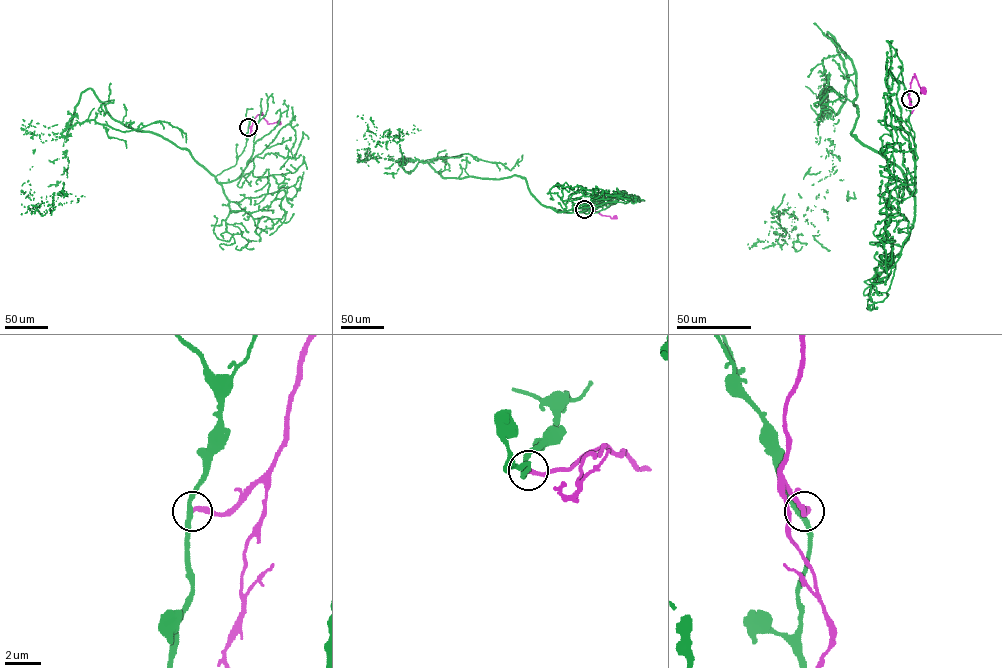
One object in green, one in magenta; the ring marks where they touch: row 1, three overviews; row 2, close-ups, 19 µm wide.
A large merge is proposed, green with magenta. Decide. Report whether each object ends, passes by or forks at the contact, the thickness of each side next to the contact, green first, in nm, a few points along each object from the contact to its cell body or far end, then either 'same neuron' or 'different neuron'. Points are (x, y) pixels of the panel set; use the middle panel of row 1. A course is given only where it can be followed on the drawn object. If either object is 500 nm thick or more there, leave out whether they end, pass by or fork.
green passes by | magenta ends | 280/240 nm | green via (584, 210), (542, 204), (520, 176), (397, 161), (467, 153), (510, 170), (522, 155) | magenta via (584, 210), (614, 217) | different neuron

